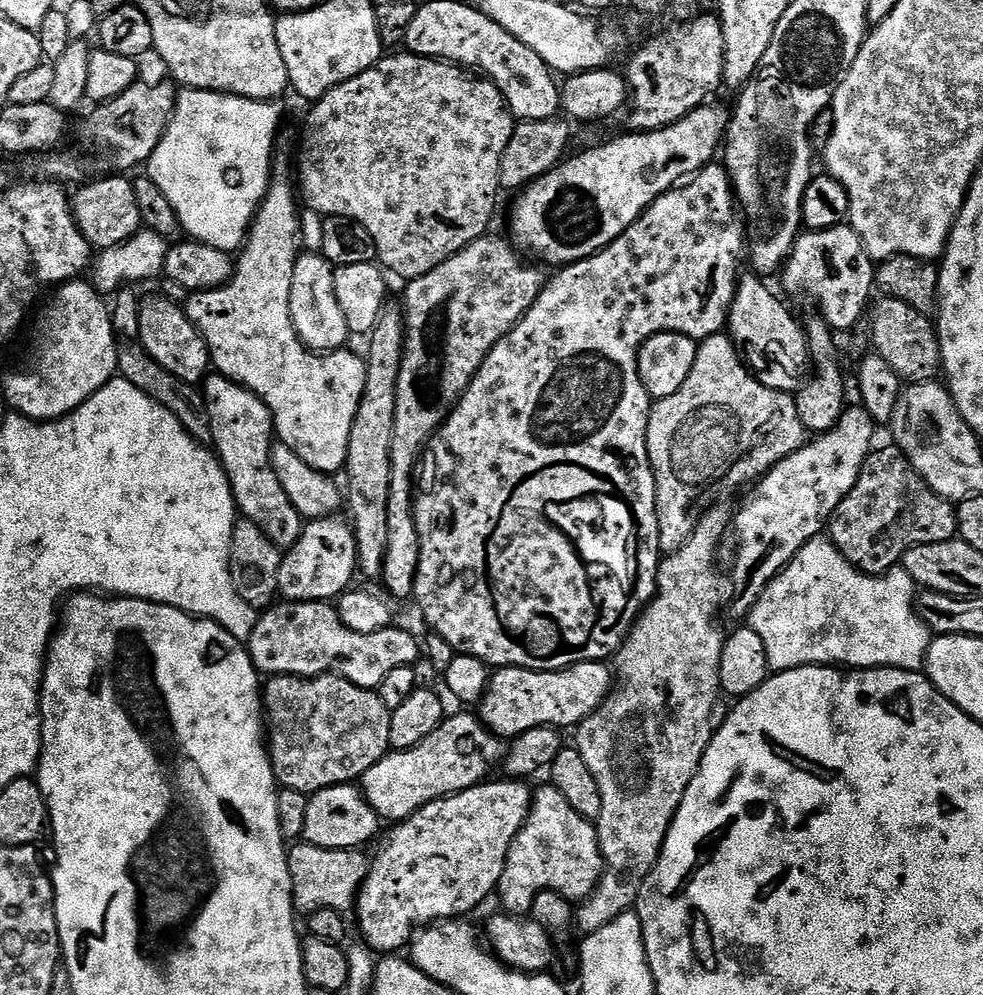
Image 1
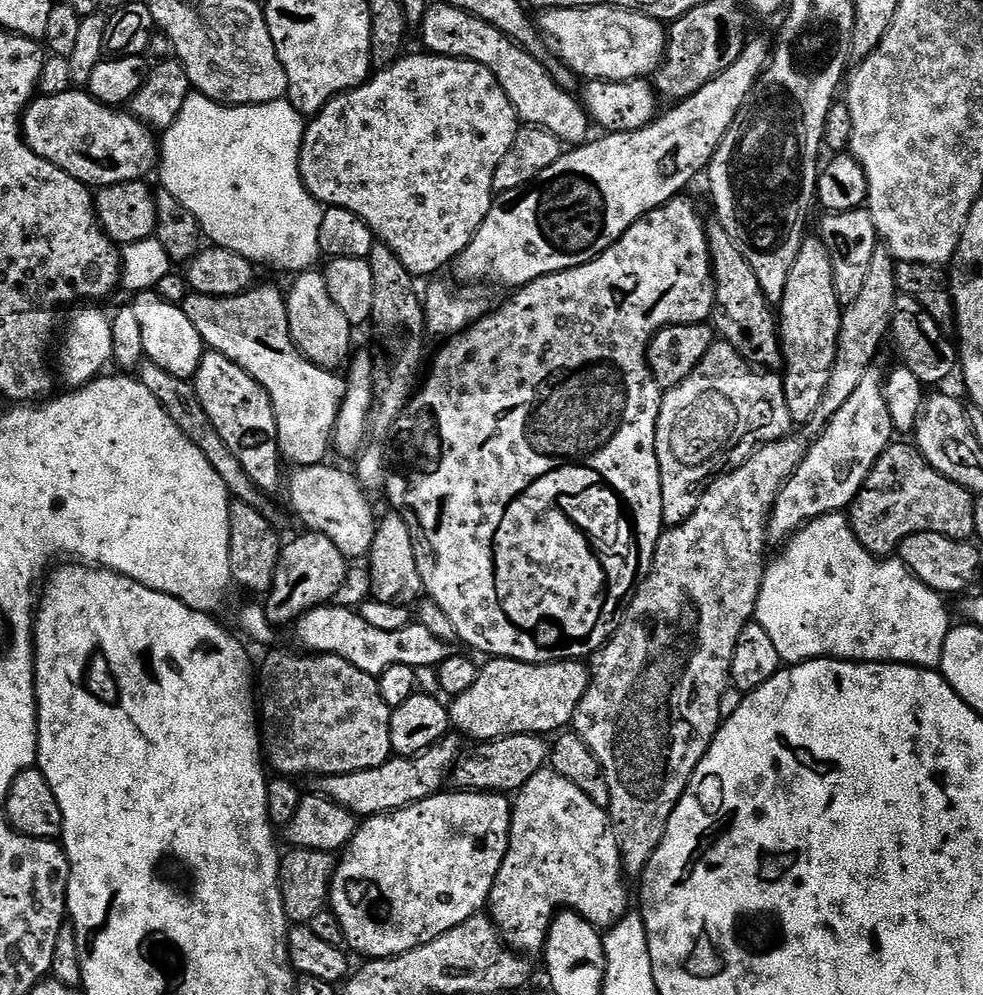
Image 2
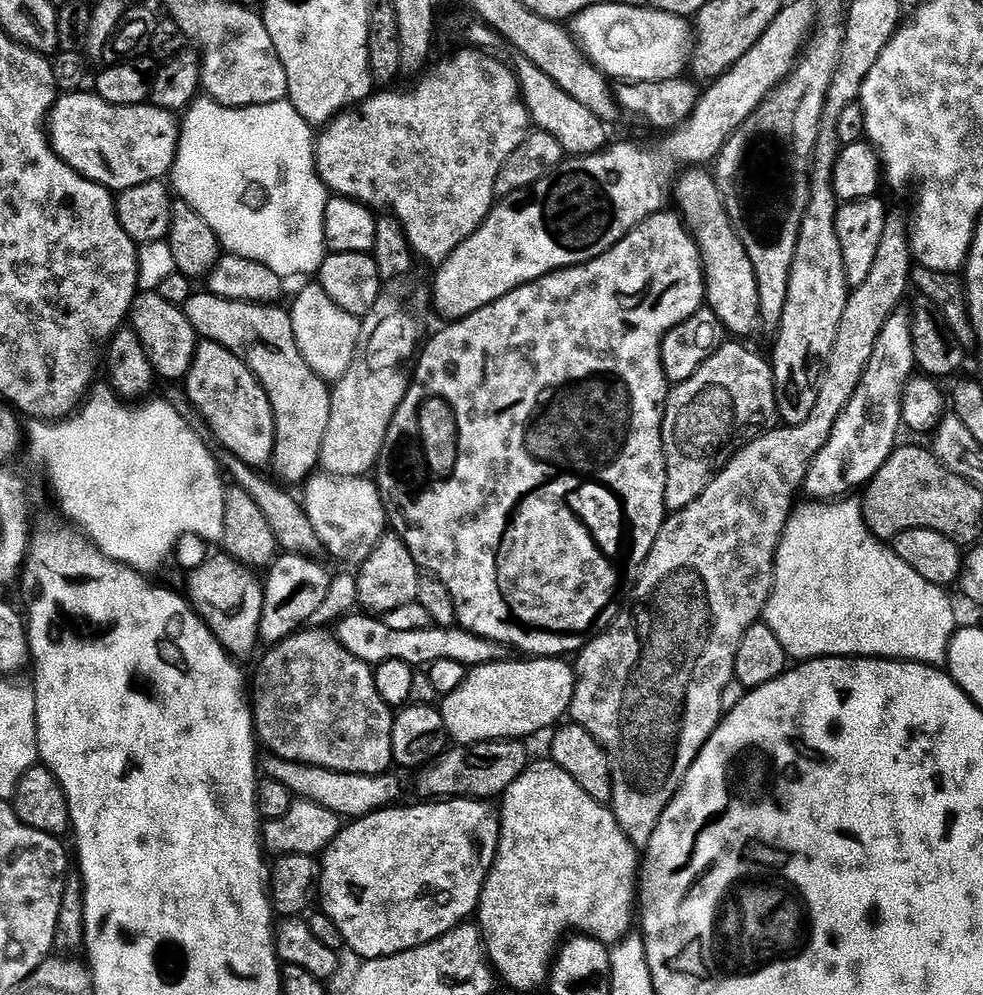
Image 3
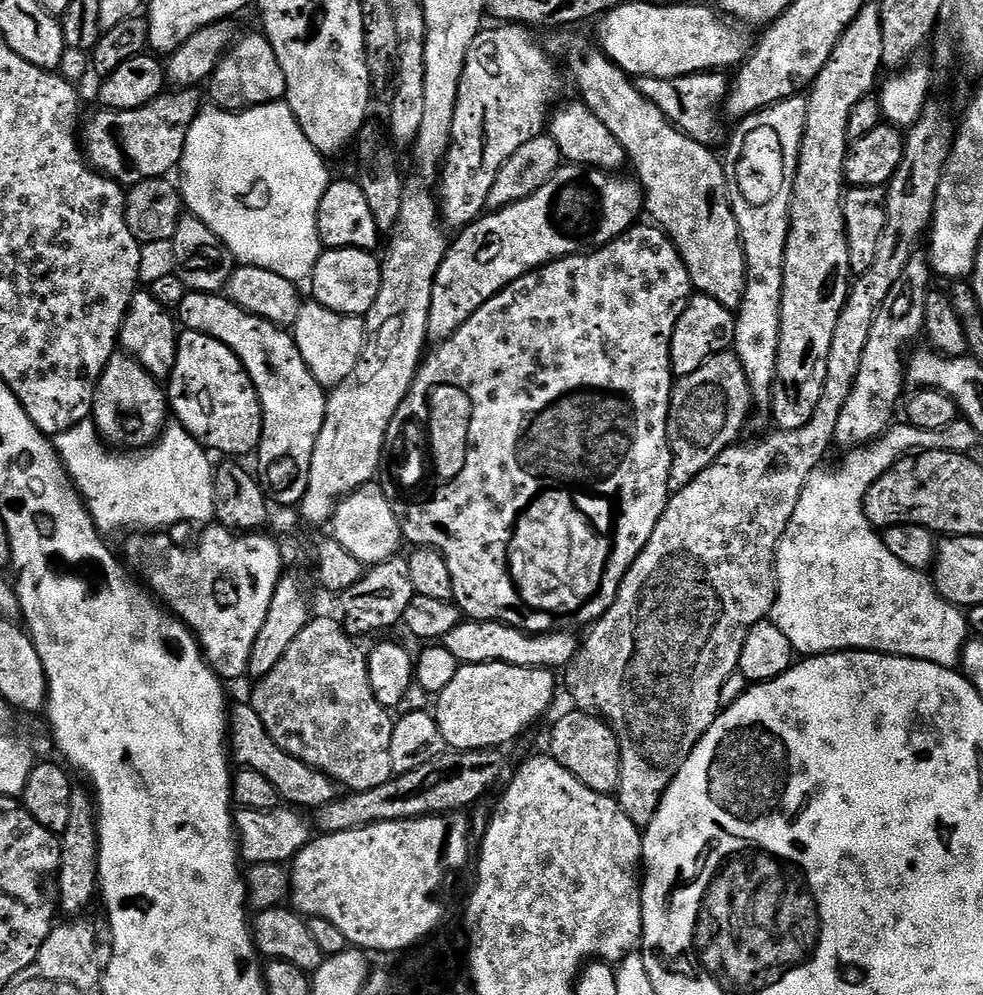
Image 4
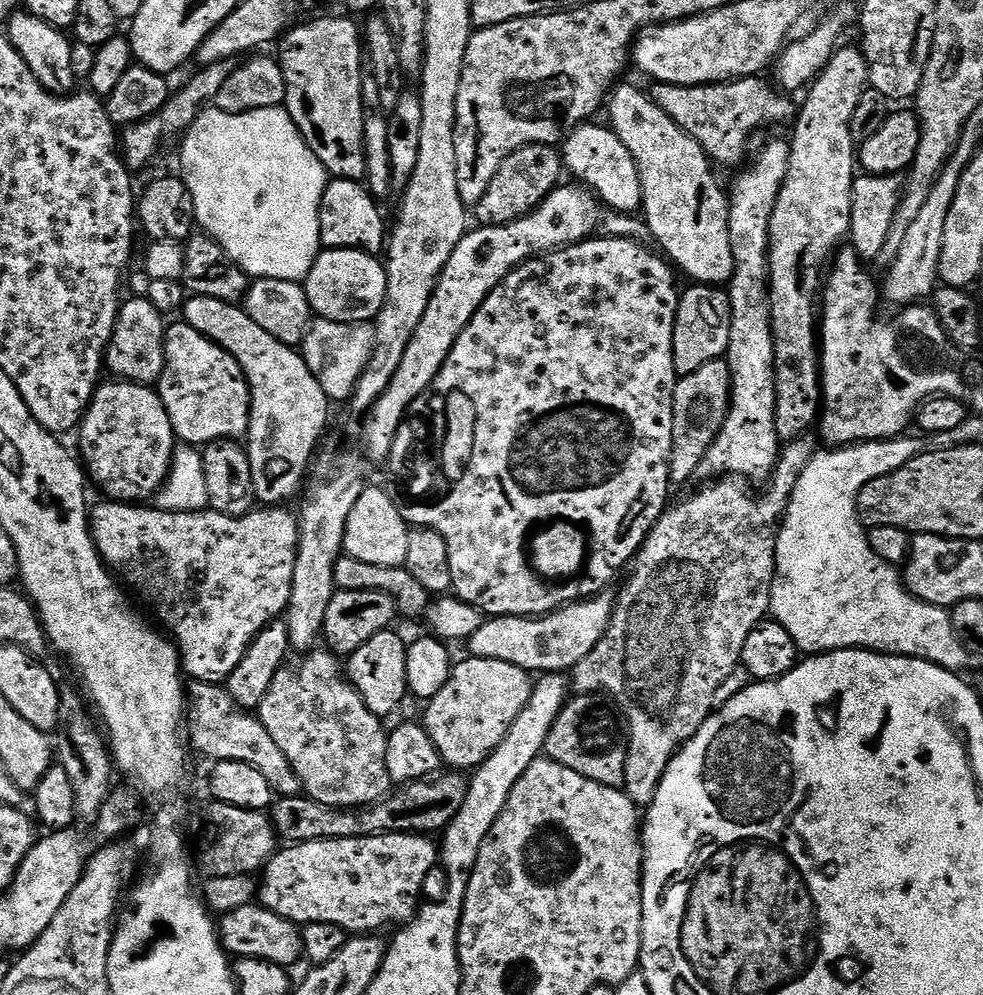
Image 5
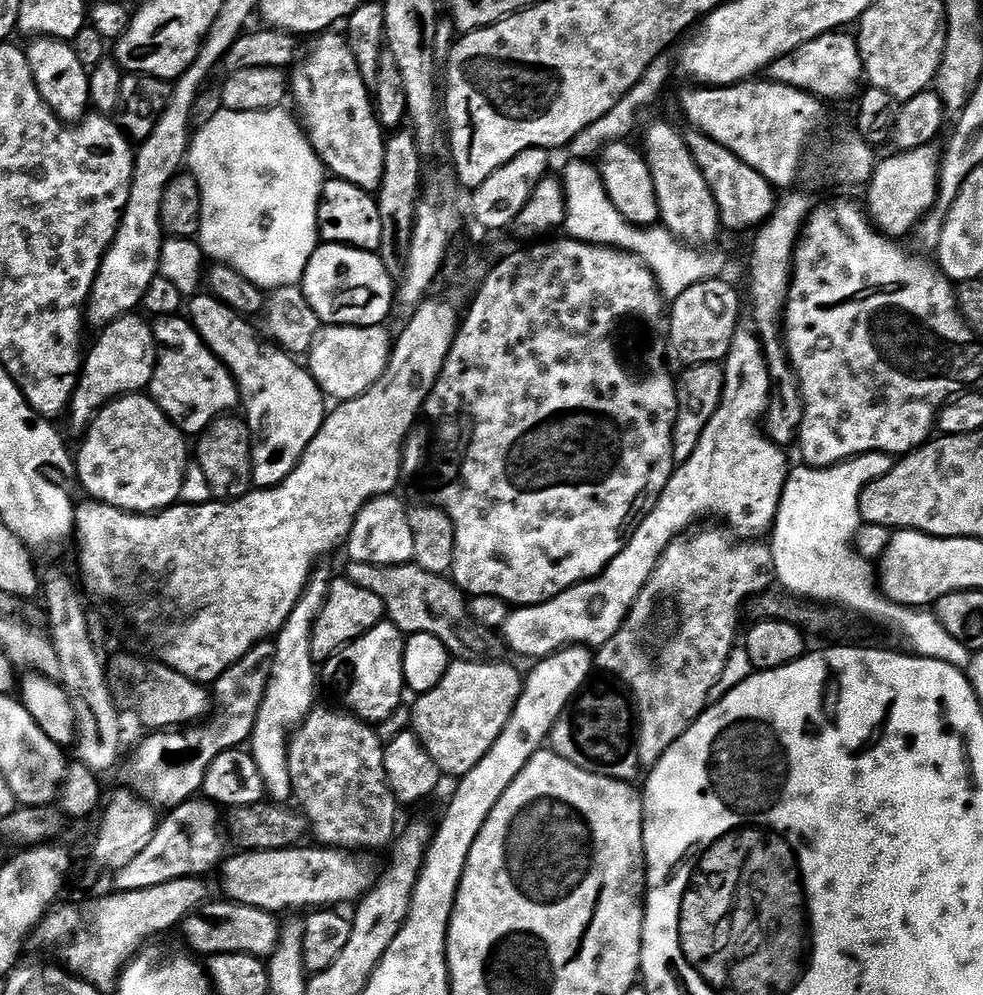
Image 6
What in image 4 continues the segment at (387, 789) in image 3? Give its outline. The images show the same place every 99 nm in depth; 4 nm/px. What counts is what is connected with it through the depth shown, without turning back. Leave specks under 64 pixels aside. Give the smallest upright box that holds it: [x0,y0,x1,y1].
[228,702,338,810]

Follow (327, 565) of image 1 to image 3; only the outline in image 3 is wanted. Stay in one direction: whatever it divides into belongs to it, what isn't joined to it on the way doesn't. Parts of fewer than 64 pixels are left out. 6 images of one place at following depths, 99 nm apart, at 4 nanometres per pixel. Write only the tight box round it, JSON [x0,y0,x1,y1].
[259,554,332,645]

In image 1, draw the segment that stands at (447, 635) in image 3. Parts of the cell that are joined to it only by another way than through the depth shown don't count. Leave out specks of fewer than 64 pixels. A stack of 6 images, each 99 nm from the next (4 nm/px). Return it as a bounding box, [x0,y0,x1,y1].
[246,600,422,690]

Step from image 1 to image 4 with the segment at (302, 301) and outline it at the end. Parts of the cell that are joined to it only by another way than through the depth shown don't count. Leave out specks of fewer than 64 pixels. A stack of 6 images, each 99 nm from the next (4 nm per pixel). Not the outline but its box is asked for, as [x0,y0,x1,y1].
[294,302,366,390]

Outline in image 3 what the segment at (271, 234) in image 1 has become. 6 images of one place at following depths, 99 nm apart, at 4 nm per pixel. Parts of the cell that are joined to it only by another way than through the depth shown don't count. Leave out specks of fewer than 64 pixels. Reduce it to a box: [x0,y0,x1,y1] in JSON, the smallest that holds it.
[182,290,332,486]

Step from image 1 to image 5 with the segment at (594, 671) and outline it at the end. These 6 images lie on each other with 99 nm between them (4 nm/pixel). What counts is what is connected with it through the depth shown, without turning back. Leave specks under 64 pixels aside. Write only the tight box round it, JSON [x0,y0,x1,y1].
[422,658,534,770]

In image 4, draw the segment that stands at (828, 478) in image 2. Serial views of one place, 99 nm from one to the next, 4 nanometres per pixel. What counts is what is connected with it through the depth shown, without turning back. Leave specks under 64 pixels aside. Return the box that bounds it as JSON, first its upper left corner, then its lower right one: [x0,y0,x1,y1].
[835,254,934,450]

